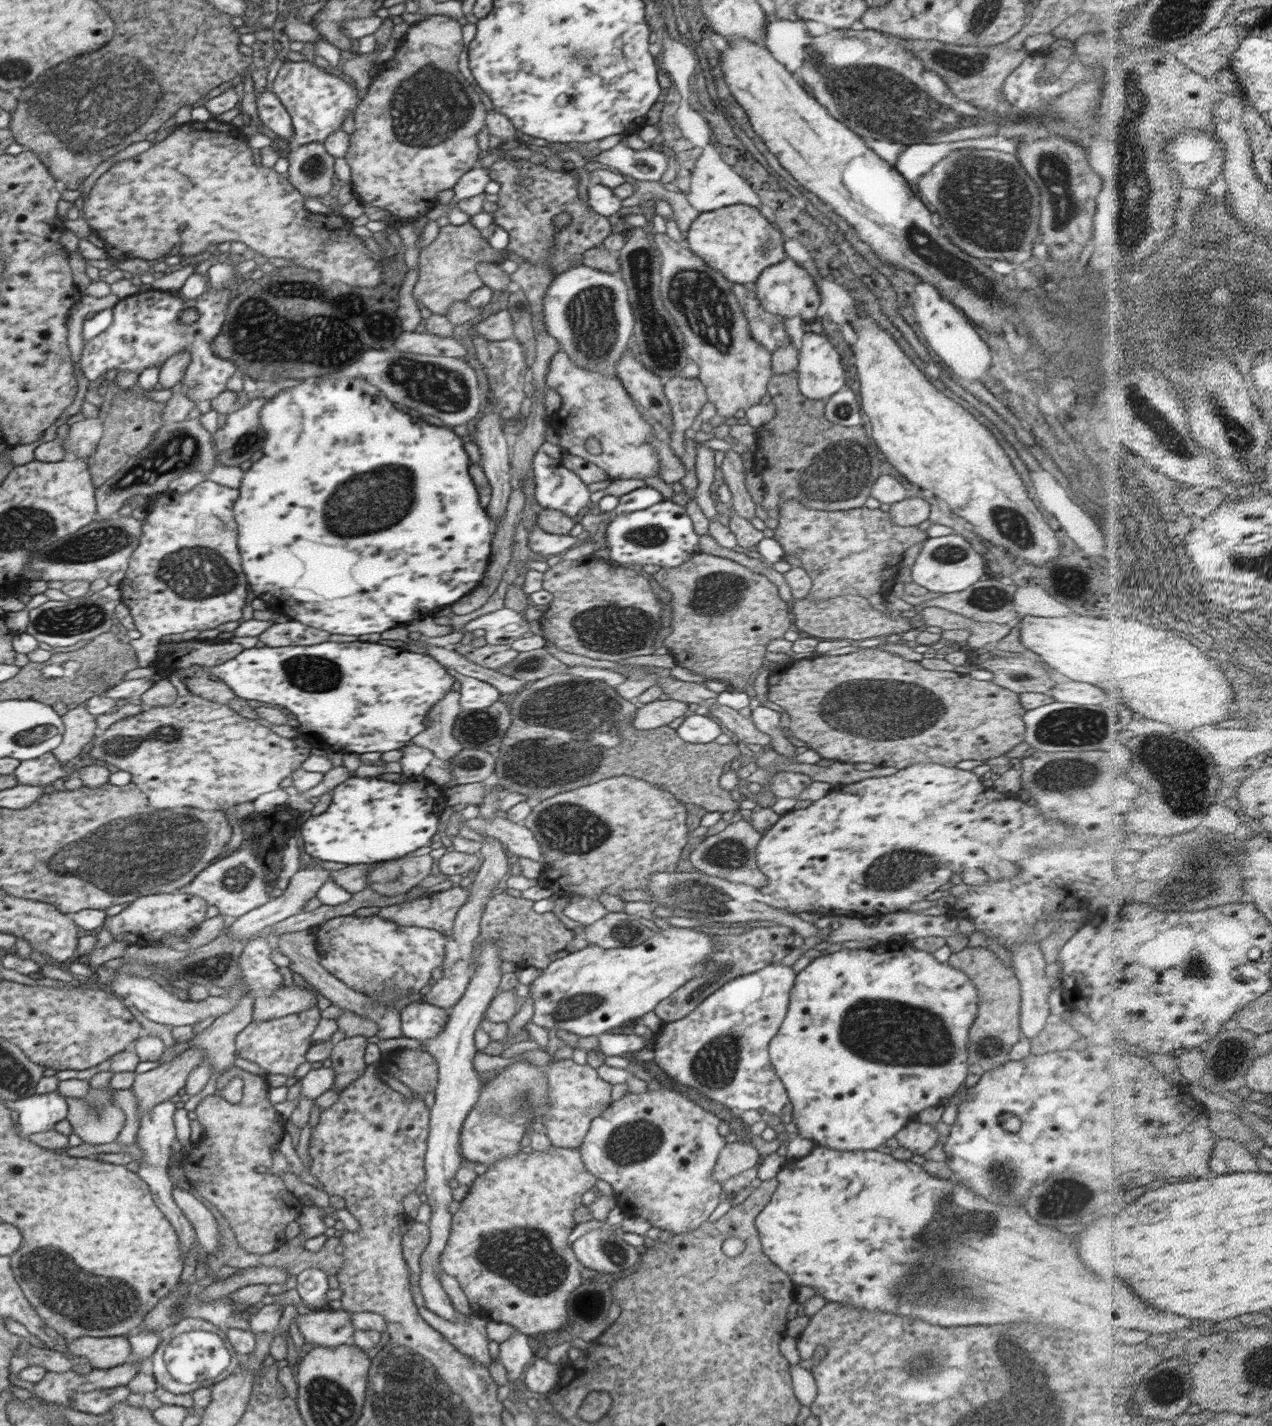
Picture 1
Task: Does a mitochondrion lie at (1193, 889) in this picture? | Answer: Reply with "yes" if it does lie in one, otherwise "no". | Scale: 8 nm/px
yes

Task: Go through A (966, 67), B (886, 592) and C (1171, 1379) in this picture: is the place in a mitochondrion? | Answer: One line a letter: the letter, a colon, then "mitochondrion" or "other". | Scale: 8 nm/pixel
A: mitochondrion
B: other
C: other

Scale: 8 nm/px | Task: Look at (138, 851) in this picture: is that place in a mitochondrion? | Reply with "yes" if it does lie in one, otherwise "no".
yes

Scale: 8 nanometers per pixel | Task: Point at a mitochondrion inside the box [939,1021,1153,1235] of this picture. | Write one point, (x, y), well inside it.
(1064, 1198)

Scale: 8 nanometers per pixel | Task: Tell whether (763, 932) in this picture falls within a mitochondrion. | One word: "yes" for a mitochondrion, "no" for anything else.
no

